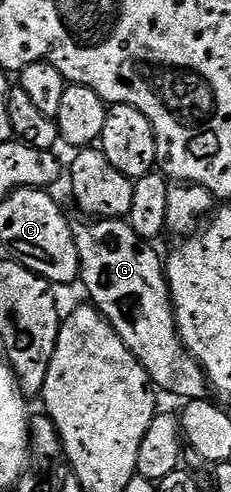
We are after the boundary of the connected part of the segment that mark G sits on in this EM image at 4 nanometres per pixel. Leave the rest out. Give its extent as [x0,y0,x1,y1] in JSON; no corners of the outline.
[72,219,210,401]

